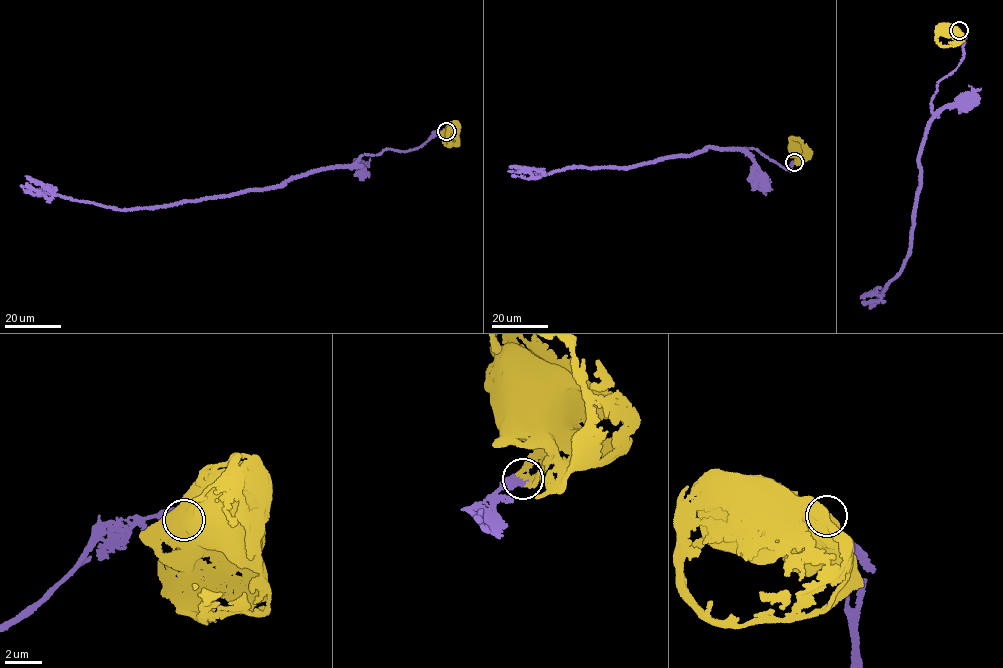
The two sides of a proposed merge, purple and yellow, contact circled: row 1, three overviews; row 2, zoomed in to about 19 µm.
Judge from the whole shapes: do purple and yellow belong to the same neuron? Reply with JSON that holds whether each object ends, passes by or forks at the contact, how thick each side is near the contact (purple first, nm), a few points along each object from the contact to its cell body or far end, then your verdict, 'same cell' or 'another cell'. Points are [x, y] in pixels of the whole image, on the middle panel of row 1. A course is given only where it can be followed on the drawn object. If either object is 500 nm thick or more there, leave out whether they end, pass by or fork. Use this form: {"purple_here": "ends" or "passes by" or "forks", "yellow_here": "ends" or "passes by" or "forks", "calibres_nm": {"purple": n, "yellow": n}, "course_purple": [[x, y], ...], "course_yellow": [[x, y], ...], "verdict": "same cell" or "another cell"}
{"purple_here": "ends", "yellow_here": "passes by", "calibres_nm": {"purple": 280, "yellow": 280}, "course_purple": [[794, 162], [785, 168], [756, 149], [706, 147], [627, 167], [568, 166], [538, 177], [530, 170], [545, 175]], "course_yellow": [[794, 162], [794, 149]], "verdict": "same cell"}

